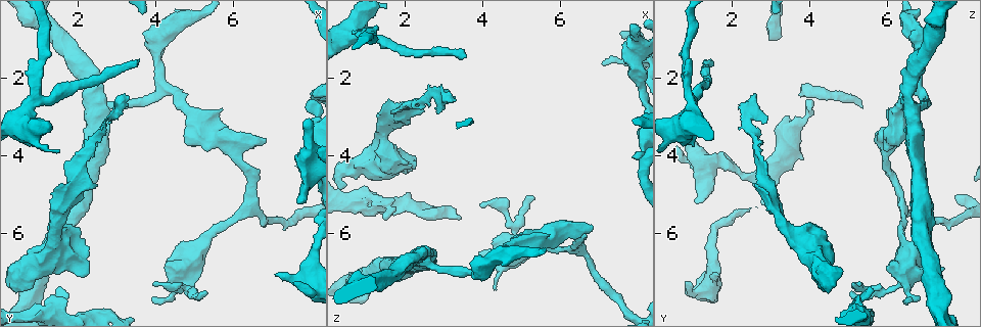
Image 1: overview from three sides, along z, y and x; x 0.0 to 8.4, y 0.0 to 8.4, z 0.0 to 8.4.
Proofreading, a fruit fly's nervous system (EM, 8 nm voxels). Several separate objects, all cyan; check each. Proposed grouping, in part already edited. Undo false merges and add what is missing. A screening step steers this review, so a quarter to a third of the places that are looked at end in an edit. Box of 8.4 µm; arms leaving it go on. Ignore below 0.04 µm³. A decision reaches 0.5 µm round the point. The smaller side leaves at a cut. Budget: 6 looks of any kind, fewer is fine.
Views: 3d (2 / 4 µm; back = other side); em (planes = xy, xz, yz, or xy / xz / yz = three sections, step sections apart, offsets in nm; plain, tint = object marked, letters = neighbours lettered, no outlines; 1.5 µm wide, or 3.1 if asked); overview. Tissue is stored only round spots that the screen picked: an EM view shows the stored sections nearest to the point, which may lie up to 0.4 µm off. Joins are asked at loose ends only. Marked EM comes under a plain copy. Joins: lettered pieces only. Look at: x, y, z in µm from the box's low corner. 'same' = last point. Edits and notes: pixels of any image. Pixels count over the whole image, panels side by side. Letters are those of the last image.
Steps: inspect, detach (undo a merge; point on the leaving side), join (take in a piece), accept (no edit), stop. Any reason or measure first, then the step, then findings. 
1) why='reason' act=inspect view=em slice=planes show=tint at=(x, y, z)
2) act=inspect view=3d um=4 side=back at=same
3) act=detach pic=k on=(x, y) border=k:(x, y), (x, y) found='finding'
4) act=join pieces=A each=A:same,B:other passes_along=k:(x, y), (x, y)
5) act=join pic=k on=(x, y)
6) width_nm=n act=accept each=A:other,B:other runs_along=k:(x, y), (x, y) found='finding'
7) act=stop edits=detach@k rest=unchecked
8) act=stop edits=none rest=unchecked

why='free end' act=inspect view=3d um=4 side=back at=(7.05, 7.05, 1.65)

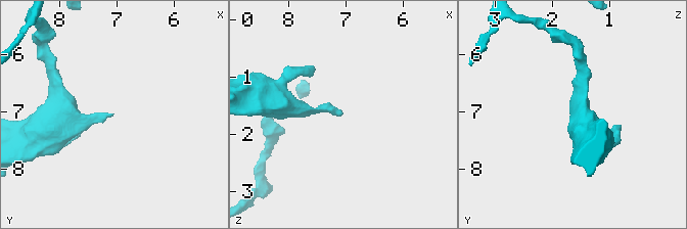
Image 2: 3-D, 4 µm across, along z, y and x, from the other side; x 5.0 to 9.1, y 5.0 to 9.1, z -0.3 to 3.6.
act=inspect view=em slice=planes show=tint at=(7.10, 7.00, 1.65)

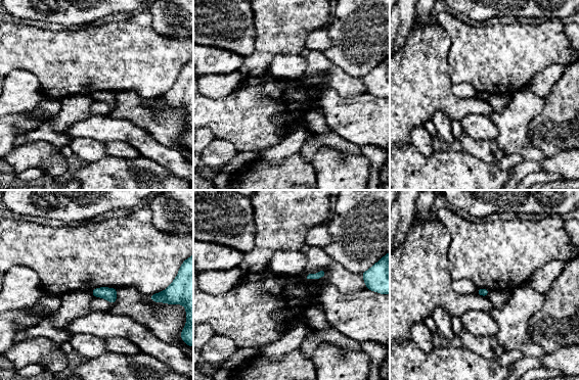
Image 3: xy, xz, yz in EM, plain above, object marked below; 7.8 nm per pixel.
why='see the neighbours' act=inspect view=em slice=planes show=letters at=same

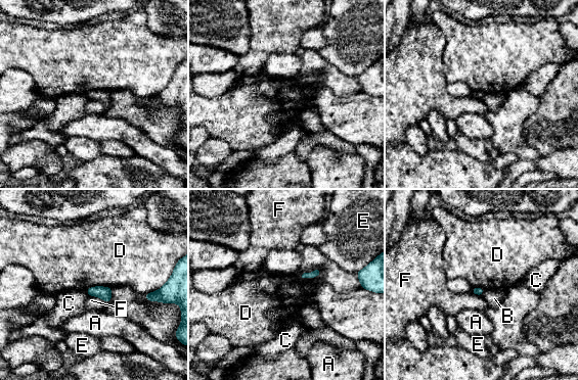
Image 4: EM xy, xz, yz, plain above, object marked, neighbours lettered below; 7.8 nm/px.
act=accept each=A:other,B:other,C:other,D:other,E:other,F:other border=4:(321, 271), (317, 276), (301, 277) found='none of them fits'

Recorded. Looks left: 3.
why='tapers out' act=inspect view=em slice=planes show=letters at=(3.95, 7.30, 5.30)

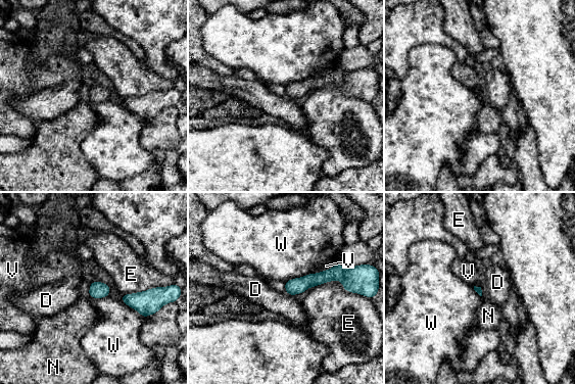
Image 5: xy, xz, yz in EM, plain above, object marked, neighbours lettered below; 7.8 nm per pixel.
act=accept each=D:other,E:other,N:other,V:other,W:other border=5:(286, 292), (292, 296) found='no lettered piece goes on from it'

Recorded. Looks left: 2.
act=stop edits=none rest=unchecked

